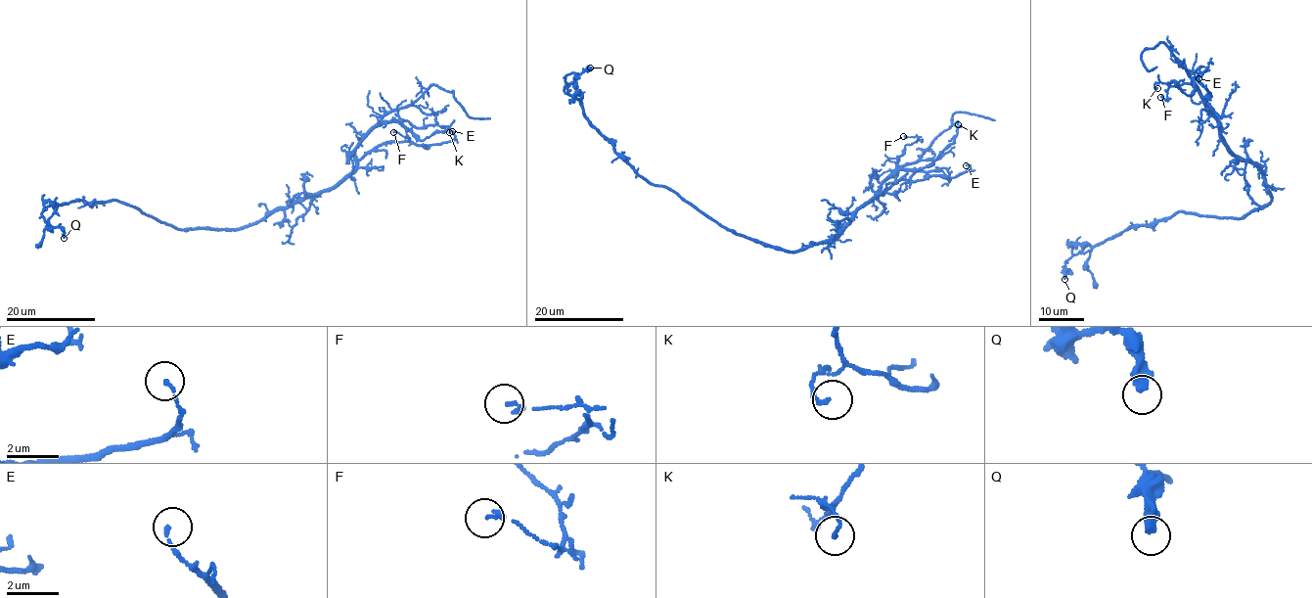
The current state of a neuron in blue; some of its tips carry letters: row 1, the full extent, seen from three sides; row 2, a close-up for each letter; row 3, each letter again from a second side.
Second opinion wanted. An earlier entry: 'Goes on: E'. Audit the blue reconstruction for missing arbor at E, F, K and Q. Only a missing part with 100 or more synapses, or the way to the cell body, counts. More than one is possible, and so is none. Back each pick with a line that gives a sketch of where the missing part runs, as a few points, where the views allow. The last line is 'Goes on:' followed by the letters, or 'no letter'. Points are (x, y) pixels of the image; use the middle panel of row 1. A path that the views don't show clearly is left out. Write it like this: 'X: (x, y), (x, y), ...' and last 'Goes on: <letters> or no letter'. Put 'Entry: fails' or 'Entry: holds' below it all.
Goes on: no letter
Entry: fails

